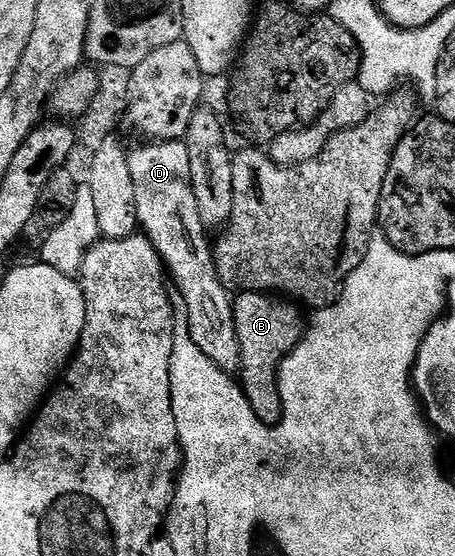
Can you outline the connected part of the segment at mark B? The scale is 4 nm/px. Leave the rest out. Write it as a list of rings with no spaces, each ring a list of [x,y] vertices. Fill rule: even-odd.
[[[240,292],[234,297],[235,321],[237,322],[237,342],[241,342],[241,387],[247,401],[253,406],[257,418],[263,424],[279,426],[284,423],[283,389],[279,382],[279,367],[288,354],[297,347],[305,331],[305,316],[298,312],[300,309],[294,303],[266,292]]]

